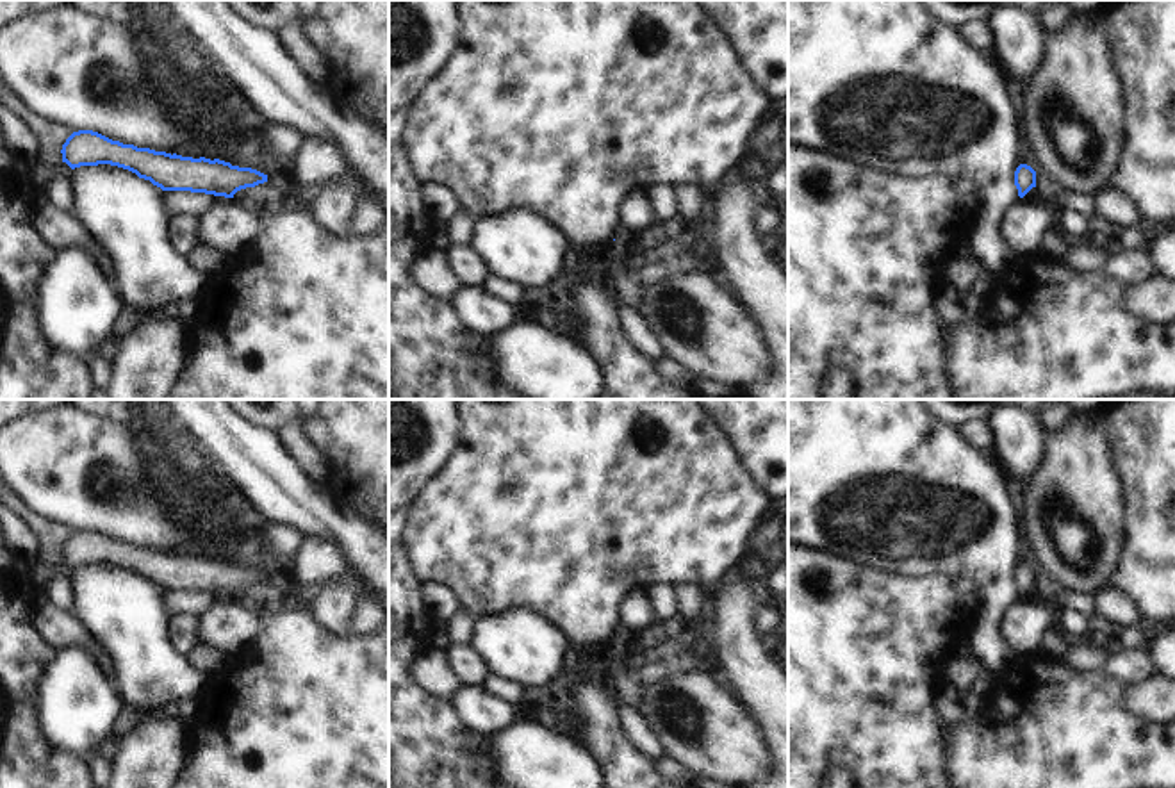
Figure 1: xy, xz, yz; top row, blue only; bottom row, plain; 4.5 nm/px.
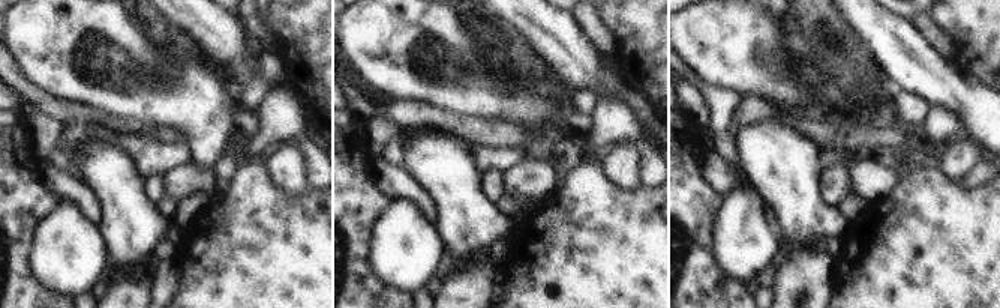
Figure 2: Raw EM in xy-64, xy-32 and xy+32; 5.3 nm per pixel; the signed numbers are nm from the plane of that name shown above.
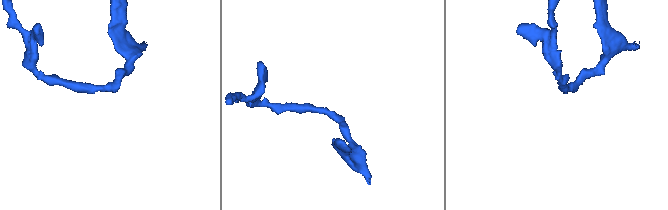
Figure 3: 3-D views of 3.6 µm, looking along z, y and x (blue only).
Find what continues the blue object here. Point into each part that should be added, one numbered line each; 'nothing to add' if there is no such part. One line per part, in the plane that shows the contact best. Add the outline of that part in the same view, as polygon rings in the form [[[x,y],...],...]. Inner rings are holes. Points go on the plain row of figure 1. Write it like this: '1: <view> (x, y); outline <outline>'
nothing to add

